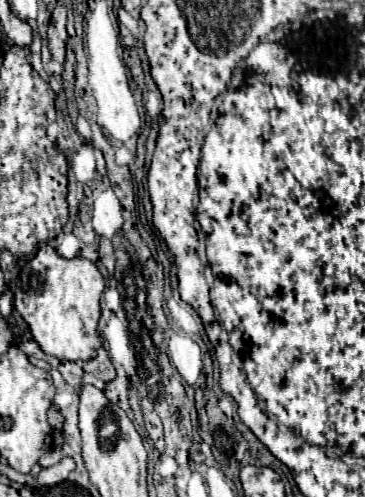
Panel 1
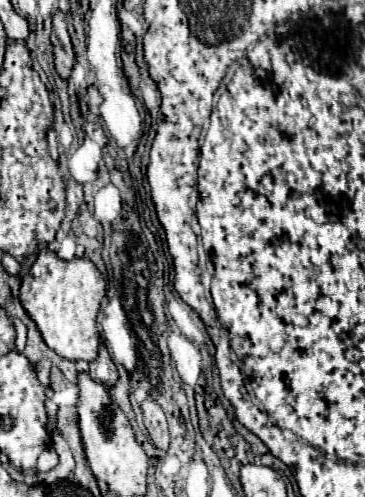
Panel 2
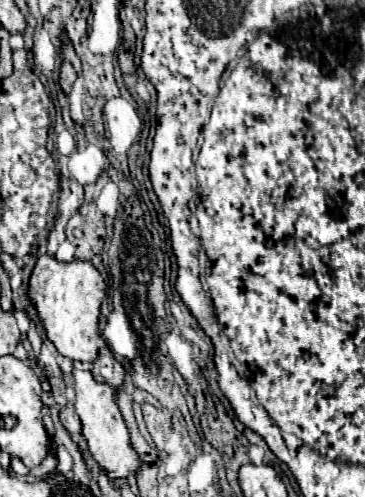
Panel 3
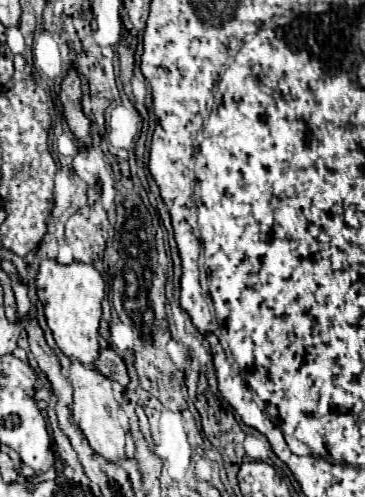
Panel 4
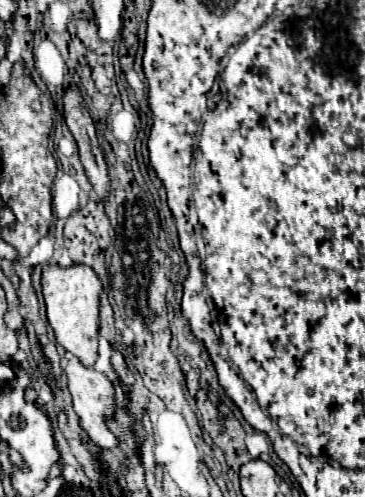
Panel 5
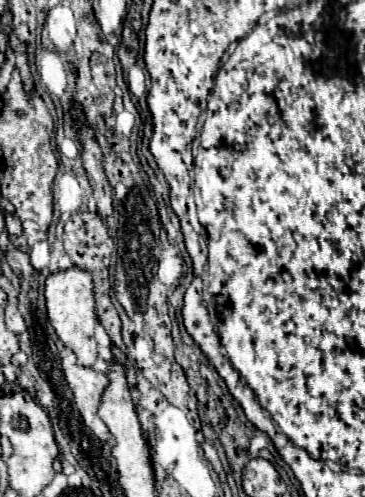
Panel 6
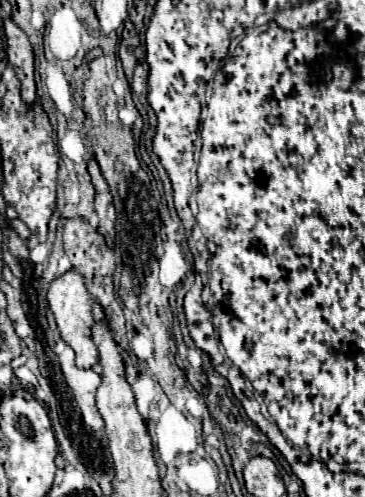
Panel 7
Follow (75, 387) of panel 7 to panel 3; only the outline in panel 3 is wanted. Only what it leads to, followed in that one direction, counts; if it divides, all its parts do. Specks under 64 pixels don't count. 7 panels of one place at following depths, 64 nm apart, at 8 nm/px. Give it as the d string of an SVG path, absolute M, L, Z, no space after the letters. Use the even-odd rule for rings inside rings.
M74 368L74 386L76 386L76 414L82 420L82 432L88 442L90 458L94 464L100 464L108 472L108 476L124 476L136 472L140 466L140 458L130 444L130 434L124 424L124 418L116 404L116 390L106 382L96 382L90 370Z

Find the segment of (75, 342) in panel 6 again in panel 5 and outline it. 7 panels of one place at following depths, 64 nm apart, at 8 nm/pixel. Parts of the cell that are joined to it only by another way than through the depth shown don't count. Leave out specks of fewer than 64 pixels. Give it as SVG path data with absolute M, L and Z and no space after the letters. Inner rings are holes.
M46 266L42 270L42 294L56 342L72 352L84 366L92 366L98 356L100 292L102 284L90 266Z

